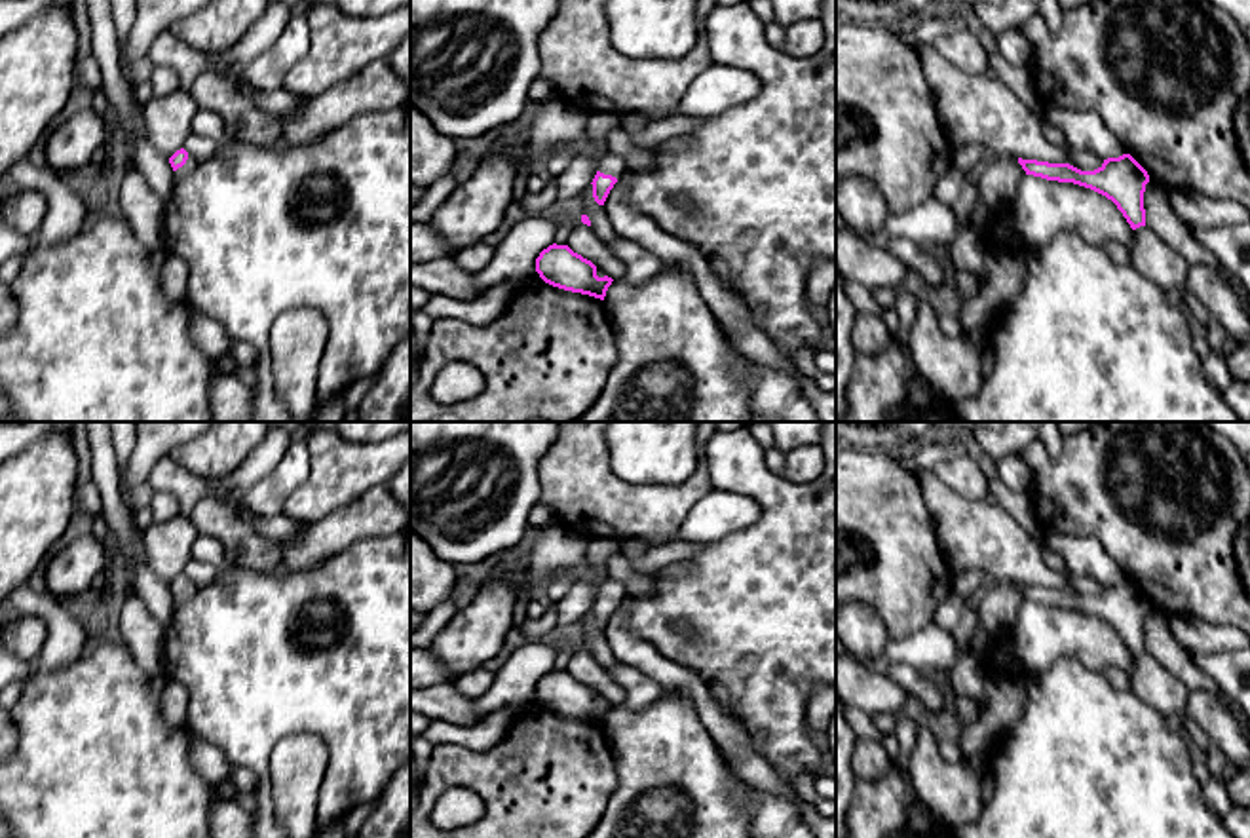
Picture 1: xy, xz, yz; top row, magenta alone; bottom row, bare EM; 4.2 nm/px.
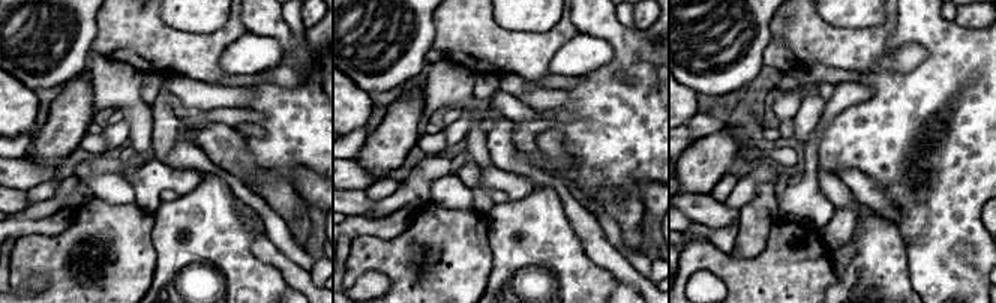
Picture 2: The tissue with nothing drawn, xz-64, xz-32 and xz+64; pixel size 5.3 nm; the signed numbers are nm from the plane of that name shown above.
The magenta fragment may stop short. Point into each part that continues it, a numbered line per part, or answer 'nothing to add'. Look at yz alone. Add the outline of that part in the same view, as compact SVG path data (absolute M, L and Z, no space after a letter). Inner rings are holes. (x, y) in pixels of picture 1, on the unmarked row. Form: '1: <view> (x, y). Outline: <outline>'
nothing to add

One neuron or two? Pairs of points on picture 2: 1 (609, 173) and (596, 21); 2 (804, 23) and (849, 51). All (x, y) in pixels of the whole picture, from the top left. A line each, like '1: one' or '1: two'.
1: one
2: one

